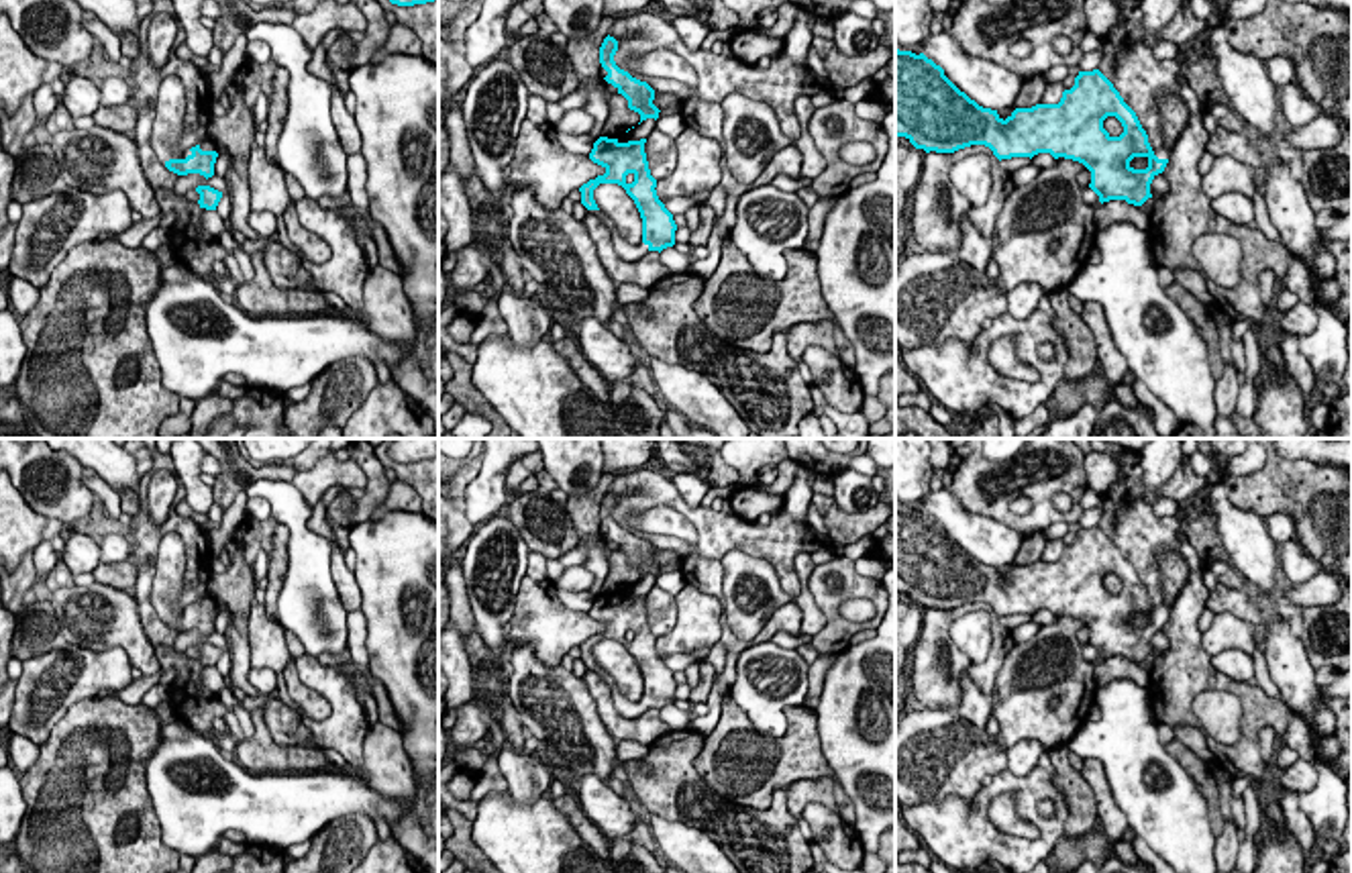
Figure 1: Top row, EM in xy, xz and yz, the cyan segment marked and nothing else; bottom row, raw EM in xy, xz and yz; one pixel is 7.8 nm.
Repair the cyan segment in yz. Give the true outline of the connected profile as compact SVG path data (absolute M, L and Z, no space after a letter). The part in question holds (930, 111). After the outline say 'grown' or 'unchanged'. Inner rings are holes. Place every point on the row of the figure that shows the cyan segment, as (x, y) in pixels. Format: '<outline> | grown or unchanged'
M895 49L895 137L926 153L954 153L985 145L1001 159L1050 153L1083 163L1099 202L1142 206L1152 179L1164 171L1173 143L1187 126L1179 96L1158 100L1164 145L1154 151L1136 112L1099 71L1079 71L1058 104L1016 108L1005 120L960 92L924 53ZM1115 116L1124 133L1111 137L1103 120Z | grown

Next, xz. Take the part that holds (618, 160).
M600 137L589 159L602 165L606 173L579 188L581 204L608 226L614 251L624 261L638 261L648 251L661 253L675 245L677 224L657 196L657 179L651 175L644 143L646 139L620 143L618 139ZM600 184L618 184L634 200L642 218L642 241L638 245L624 241L614 220L597 208L593 190Z | grown

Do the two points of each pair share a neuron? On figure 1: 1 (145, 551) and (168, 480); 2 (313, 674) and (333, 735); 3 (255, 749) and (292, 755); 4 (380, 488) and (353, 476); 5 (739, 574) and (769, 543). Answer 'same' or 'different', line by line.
1: different
2: same
3: same
4: different
5: different

